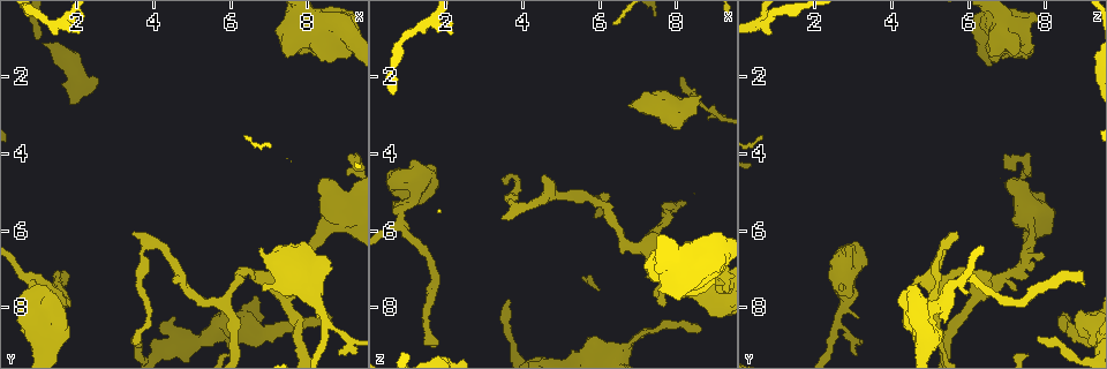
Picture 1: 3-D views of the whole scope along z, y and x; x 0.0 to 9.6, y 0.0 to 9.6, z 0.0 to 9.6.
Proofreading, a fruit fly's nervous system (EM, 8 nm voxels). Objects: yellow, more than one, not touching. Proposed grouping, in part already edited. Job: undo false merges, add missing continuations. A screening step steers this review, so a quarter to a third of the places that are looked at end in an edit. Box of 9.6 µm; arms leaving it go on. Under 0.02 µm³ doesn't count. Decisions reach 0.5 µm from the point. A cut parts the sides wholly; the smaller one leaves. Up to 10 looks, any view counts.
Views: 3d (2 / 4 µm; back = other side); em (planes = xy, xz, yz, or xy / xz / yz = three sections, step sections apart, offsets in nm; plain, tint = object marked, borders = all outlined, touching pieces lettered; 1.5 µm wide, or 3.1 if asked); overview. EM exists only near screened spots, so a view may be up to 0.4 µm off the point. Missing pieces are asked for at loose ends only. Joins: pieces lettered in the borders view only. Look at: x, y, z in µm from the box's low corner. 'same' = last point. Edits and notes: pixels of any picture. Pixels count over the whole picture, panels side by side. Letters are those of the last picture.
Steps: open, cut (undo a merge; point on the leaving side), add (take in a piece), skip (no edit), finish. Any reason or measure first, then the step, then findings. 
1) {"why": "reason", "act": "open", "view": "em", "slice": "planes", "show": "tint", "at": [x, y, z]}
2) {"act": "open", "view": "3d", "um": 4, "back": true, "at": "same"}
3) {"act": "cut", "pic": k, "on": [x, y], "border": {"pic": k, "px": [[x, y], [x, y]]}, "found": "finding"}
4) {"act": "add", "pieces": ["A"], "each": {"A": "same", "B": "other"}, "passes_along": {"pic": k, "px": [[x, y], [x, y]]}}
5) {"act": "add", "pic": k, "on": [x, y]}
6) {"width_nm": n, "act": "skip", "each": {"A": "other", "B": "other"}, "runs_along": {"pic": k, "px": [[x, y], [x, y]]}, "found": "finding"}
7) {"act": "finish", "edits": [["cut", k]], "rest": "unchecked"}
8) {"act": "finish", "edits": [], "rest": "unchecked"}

{"why": "three arms meet", "act": "open", "view": "3d", "um": 2, "at": [7.30, 7.35, 6.45]}

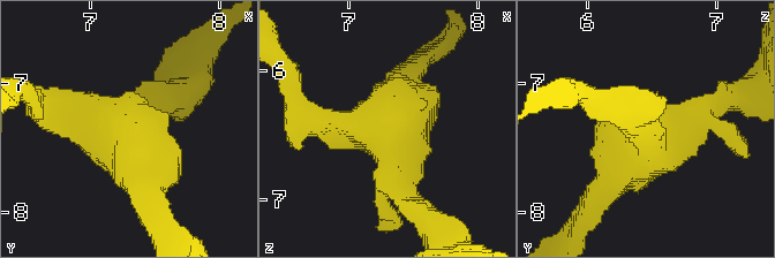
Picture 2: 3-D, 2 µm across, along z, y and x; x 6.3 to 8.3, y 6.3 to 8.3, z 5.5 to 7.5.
{"act": "open", "view": "em", "slice": "planes", "show": "tint", "at": [7.28, 7.42, 6.50]}

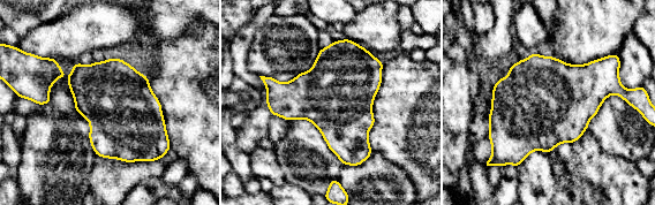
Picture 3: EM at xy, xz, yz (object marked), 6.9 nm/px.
{"act": "open", "view": "em", "slice": "planes", "show": "borders", "at": "same"}

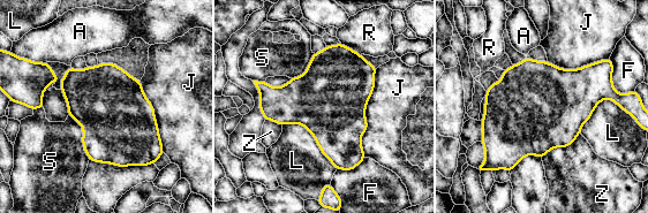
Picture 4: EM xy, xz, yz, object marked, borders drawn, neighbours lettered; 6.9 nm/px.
{"act": "skip", "each": {"A": "other", "F": "other", "J": "other", "L": "other", "R": "other", "S": "other", "Z": "other"}, "border": {"pic": 4, "px": [[283, 124], [301, 123], [337, 168]]}, "found": "continuous, no second cell"}

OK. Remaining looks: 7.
{"why": "free end", "act": "open", "view": "3d", "um": 2, "at": [1.70, 7.35, 9.05]}

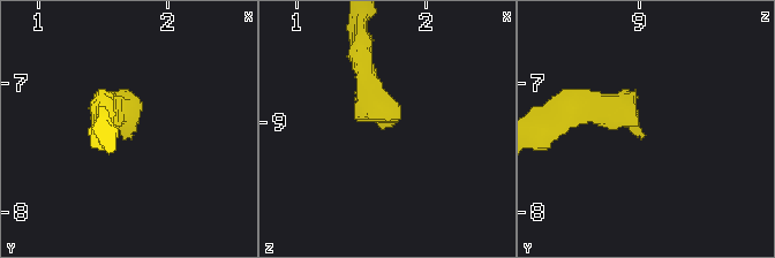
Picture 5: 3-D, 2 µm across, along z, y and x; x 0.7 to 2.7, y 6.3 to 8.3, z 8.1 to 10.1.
{"why": "need the tissue", "act": "open", "view": "em", "slice": "xy", "step": 8, "show": "tint", "at": [1.64, 7.44, 9.06]}

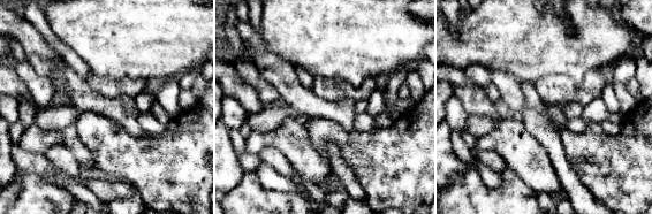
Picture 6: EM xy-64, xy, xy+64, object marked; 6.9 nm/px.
{"act": "open", "view": "em", "slice": "planes", "show": "borders", "at": "same"}

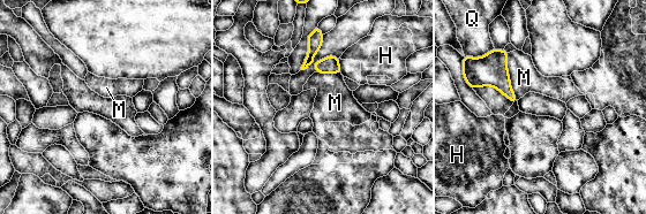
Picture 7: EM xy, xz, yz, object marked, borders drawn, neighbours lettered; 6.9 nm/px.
{"act": "add", "pic": 7, "on": [524, 77], "each": {"H": "other", "M": "same", "Q": "other"}, "passes_along": {"pic": 7, "px": [[491, 69], [509, 76], [524, 77]]}, "found": "the cell continues"}

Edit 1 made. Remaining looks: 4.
{"why": "three-way junction", "act": "open", "view": "em", "slice": "planes", "show": "borders", "at": [0.80, 7.30, 5.85]}

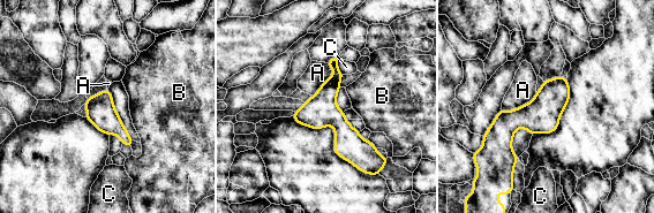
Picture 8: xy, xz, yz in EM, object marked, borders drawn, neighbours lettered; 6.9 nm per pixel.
{"act": "skip", "each": {"A": "other", "B": "other", "C": "other"}, "border": {"pic": 8, "px": [[536, 92], [518, 107], [501, 109]]}, "found": "one cell here"}

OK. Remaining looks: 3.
{"why": "branch stops here", "act": "open", "view": "em", "slice": "planes", "show": "borders", "at": [8.60, 8.20, 8.60]}

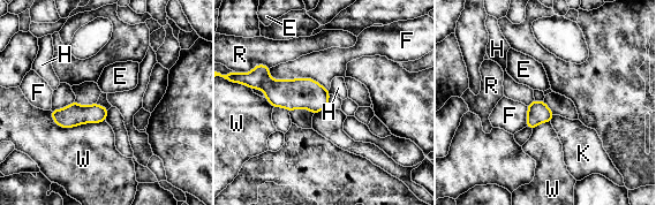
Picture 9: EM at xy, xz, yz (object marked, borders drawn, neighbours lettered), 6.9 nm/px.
{"act": "skip", "each": {"E": "other", "F": "other", "H": "other", "K": "other", "R": "other", "W": "other"}, "border": {"pic": 9, "px": [[534, 99], [527, 106]]}, "found": "none of them fits"}

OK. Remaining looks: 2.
{"act": "finish", "edits": [["add", 7]], "rest": "unchecked"}

